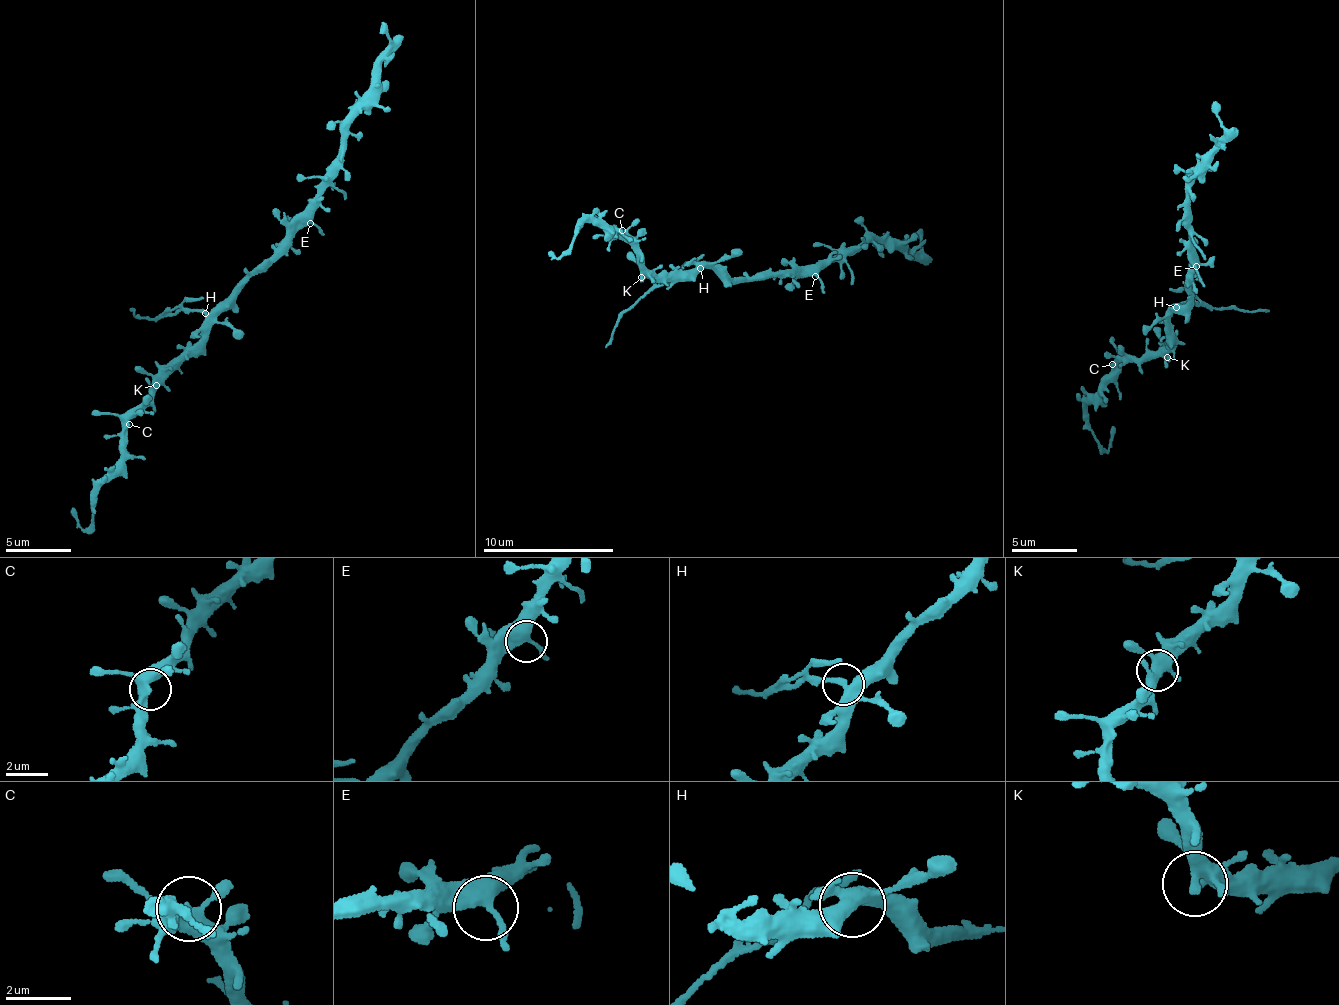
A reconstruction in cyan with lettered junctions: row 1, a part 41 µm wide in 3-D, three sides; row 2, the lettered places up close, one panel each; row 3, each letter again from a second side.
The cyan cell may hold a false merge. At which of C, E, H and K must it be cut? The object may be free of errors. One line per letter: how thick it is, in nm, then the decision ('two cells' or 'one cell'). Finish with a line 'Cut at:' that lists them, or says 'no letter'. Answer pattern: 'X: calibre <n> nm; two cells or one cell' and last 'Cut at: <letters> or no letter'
C: calibre 360 nm; one cell
E: calibre 400 nm; one cell
H: calibre 360 nm; two cells
K: calibre 340 nm; one cell
Cut at: H

